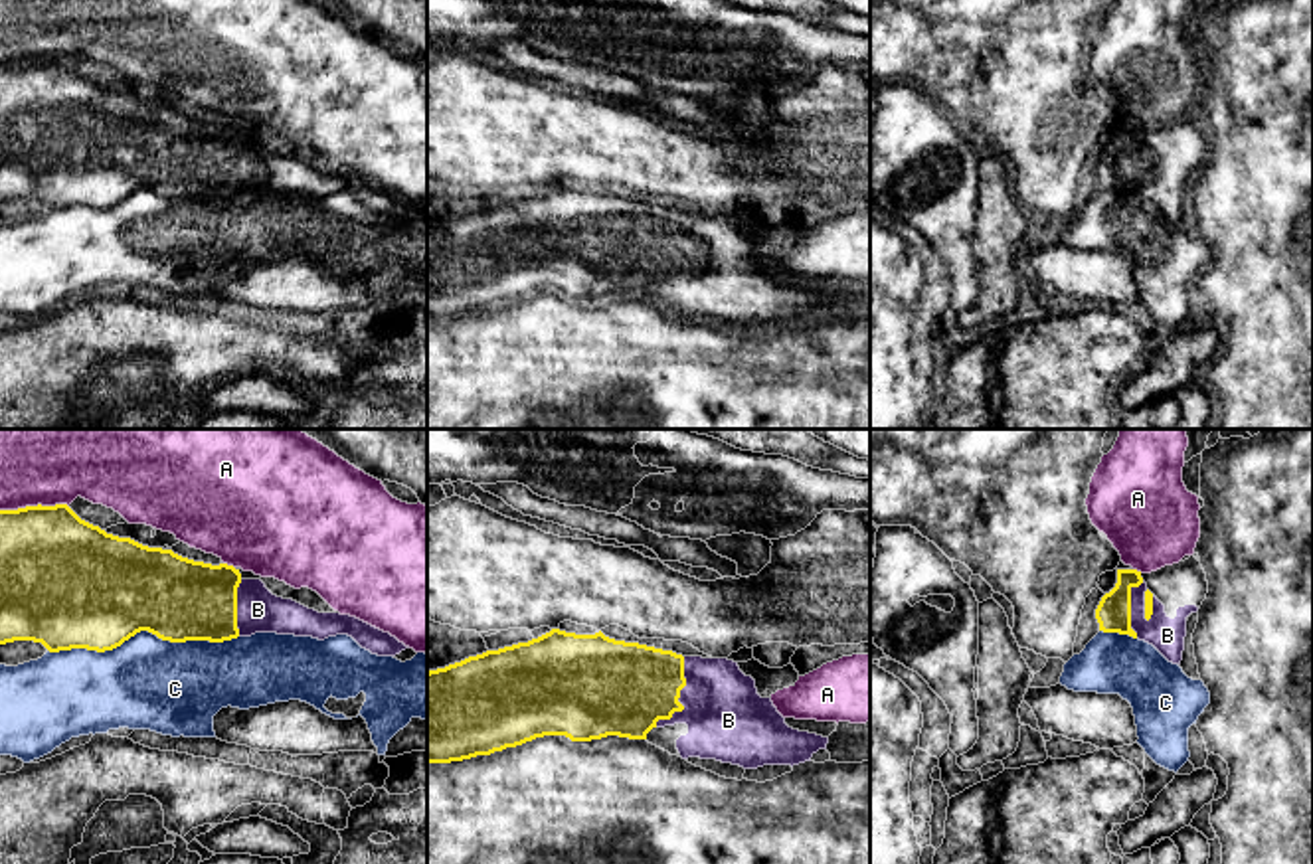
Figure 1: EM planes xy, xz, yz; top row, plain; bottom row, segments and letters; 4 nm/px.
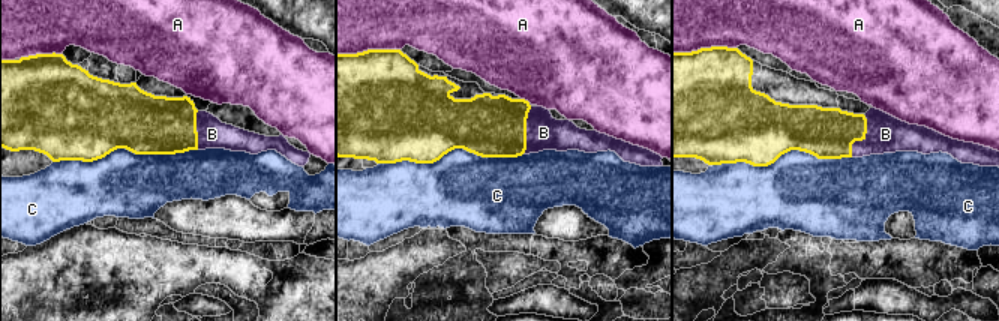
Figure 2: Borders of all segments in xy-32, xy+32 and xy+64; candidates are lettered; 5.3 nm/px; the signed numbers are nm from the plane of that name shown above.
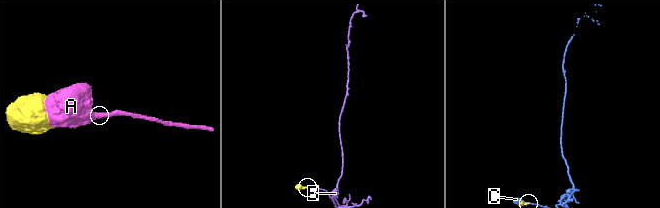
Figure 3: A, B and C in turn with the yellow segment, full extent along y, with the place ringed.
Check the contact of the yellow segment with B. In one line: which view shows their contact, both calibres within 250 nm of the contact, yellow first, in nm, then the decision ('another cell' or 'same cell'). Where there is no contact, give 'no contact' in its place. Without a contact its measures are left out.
contact in xz; calibres 380 and 320 nm; same cell

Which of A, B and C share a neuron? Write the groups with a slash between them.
A / B / C

